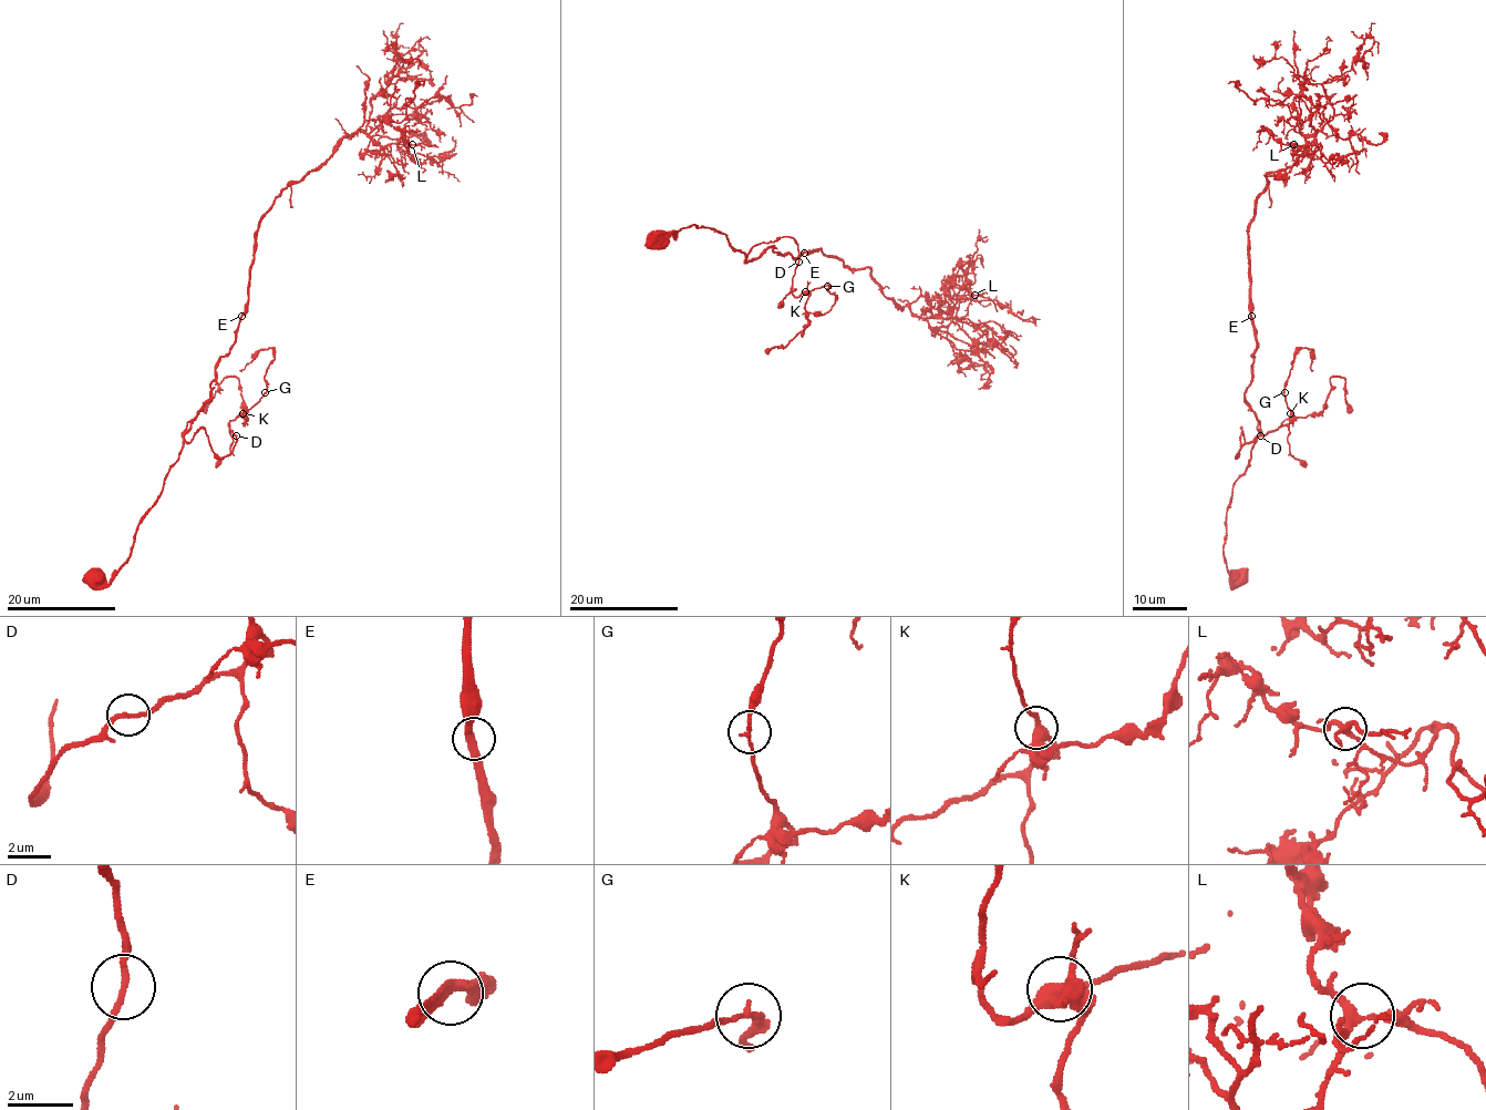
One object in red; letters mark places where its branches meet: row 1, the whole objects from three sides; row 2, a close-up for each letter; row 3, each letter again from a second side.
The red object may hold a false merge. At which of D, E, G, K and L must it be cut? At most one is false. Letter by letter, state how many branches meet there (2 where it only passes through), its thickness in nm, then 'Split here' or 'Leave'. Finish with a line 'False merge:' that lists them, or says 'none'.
D: Branches: 2. Thickness 190 nm. Leave
E: Branches: 2. Thickness 280 nm. Leave
G: Branches: 2. Thickness 170 nm. Leave
K: Branches: 3. Thickness 320 nm. Leave
L: Branches: 3. Thickness 220 nm. Leave
False merge: none

